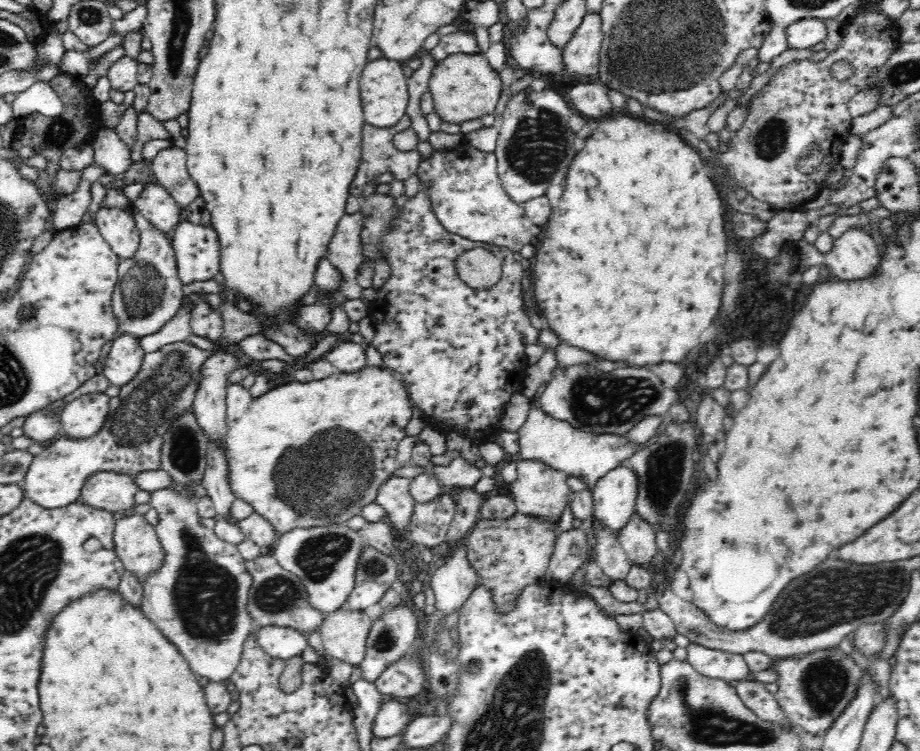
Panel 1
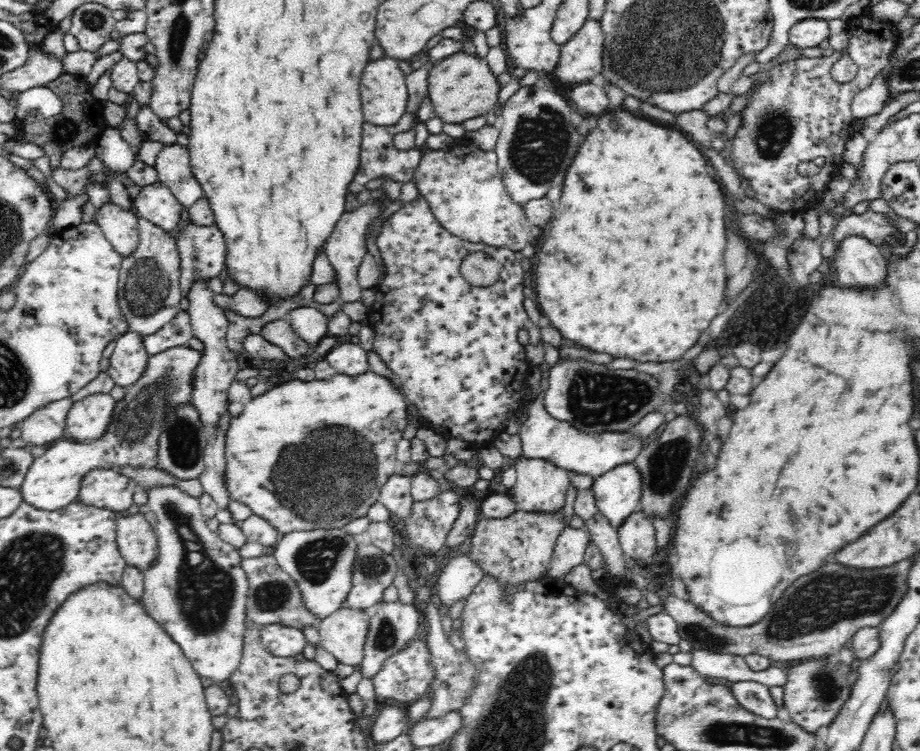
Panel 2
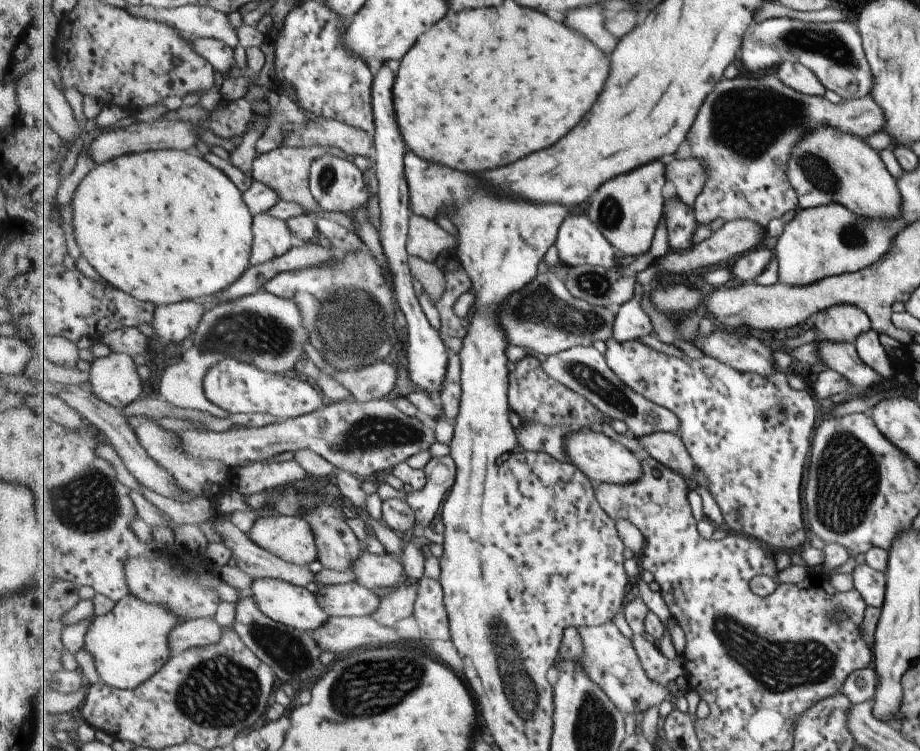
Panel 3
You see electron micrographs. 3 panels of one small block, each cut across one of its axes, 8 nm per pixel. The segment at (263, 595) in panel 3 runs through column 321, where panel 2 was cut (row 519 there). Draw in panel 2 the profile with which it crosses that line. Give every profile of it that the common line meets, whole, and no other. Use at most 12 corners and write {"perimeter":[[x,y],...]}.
{"perimeter":[[640,471],[593,480],[596,512],[619,529],[638,509]]}

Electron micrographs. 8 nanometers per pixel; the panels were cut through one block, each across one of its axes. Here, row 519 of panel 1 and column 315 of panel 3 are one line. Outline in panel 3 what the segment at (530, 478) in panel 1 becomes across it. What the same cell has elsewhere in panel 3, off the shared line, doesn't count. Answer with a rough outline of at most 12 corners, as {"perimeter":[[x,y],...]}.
{"perimeter":[[265,513],[249,538],[290,564],[320,555],[303,517]]}

